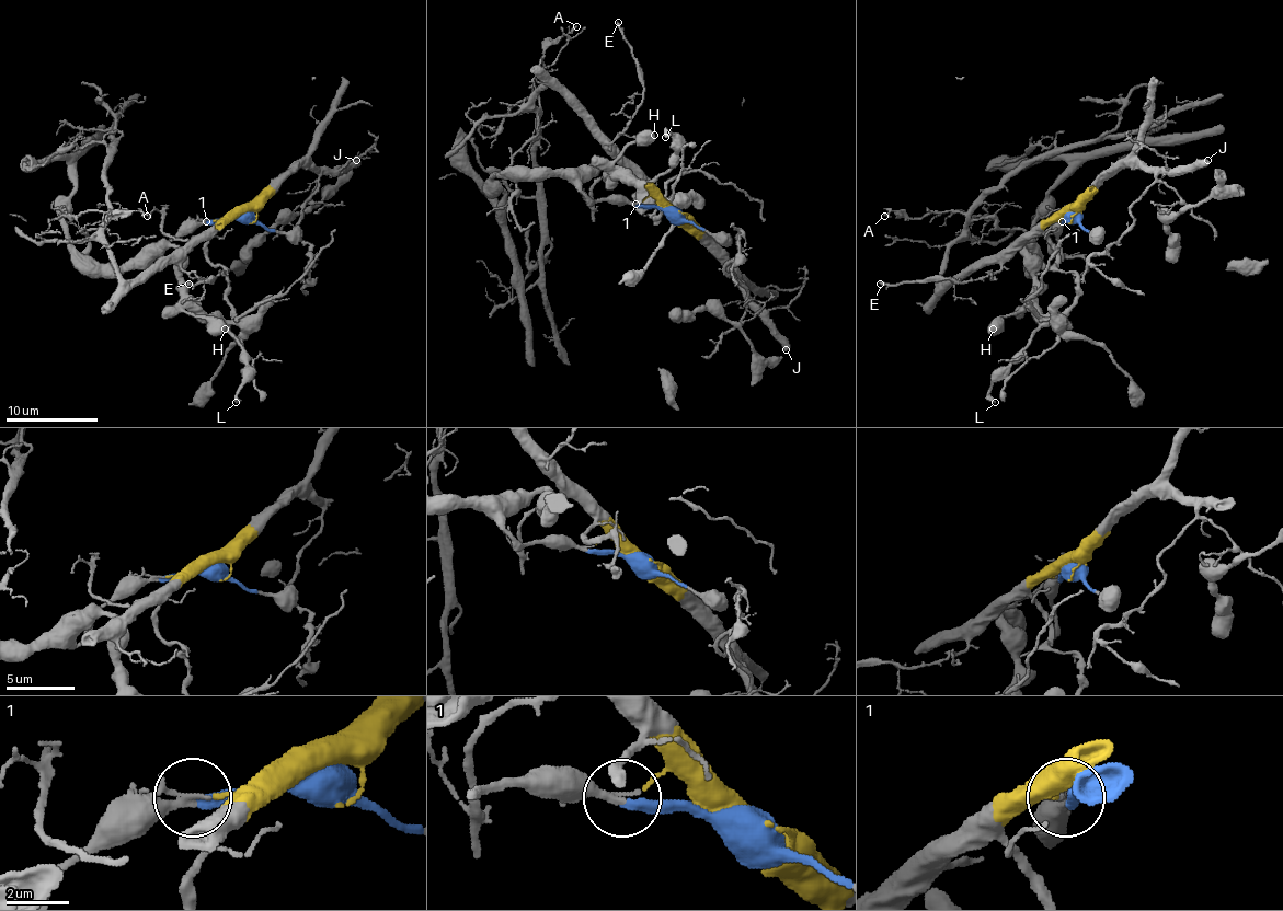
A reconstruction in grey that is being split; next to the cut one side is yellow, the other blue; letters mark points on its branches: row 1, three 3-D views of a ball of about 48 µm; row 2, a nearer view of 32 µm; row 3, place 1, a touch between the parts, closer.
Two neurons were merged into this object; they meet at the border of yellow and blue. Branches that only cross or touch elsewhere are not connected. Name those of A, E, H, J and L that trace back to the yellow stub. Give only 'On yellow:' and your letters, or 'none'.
On yellow: A, E, J

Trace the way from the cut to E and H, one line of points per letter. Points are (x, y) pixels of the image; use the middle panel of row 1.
E: (673, 214), (616, 156), (610, 145), (627, 128), (643, 99), (643, 72), (618, 22)
H: (673, 214), (592, 202), (581, 188), (606, 168), (610, 174), (610, 165), (629, 145), (654, 135)

